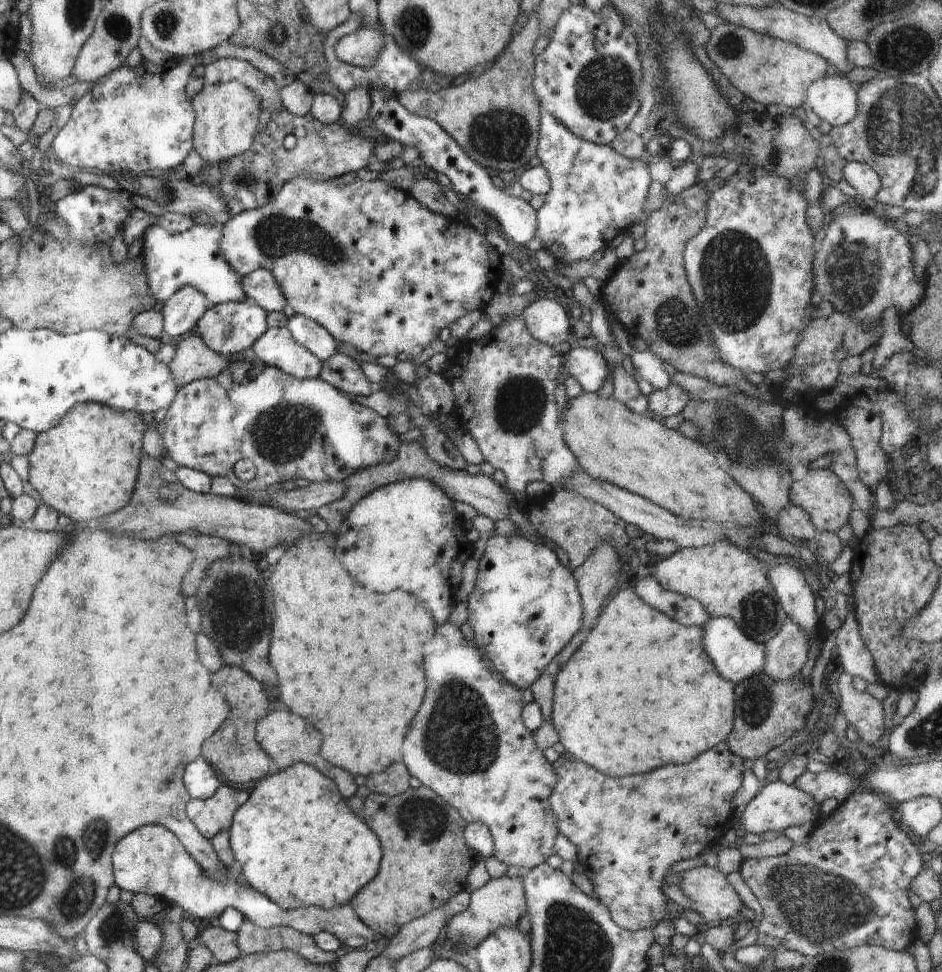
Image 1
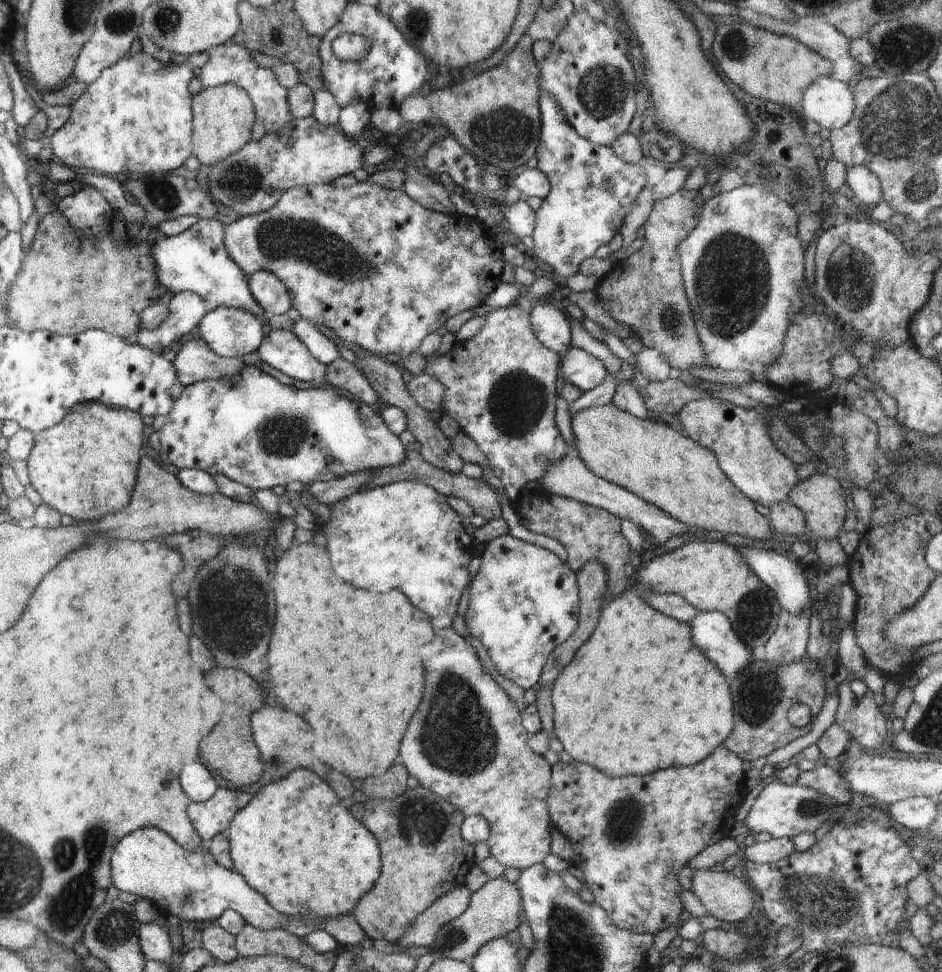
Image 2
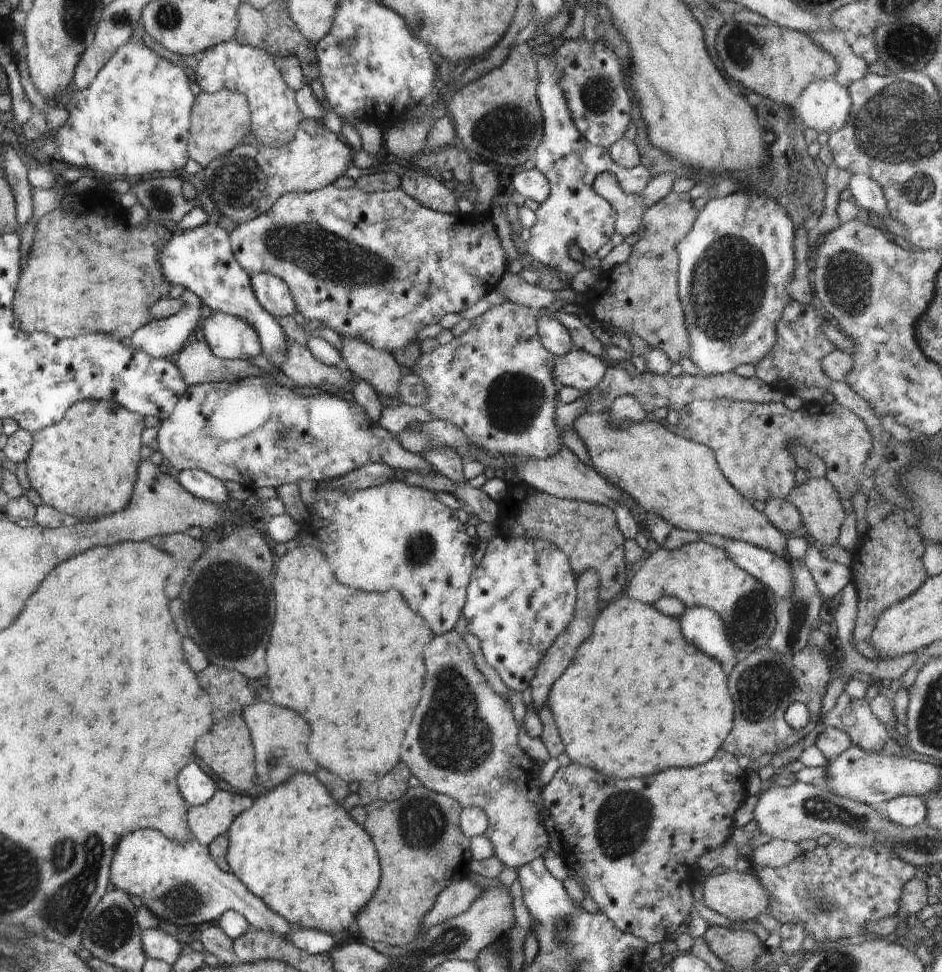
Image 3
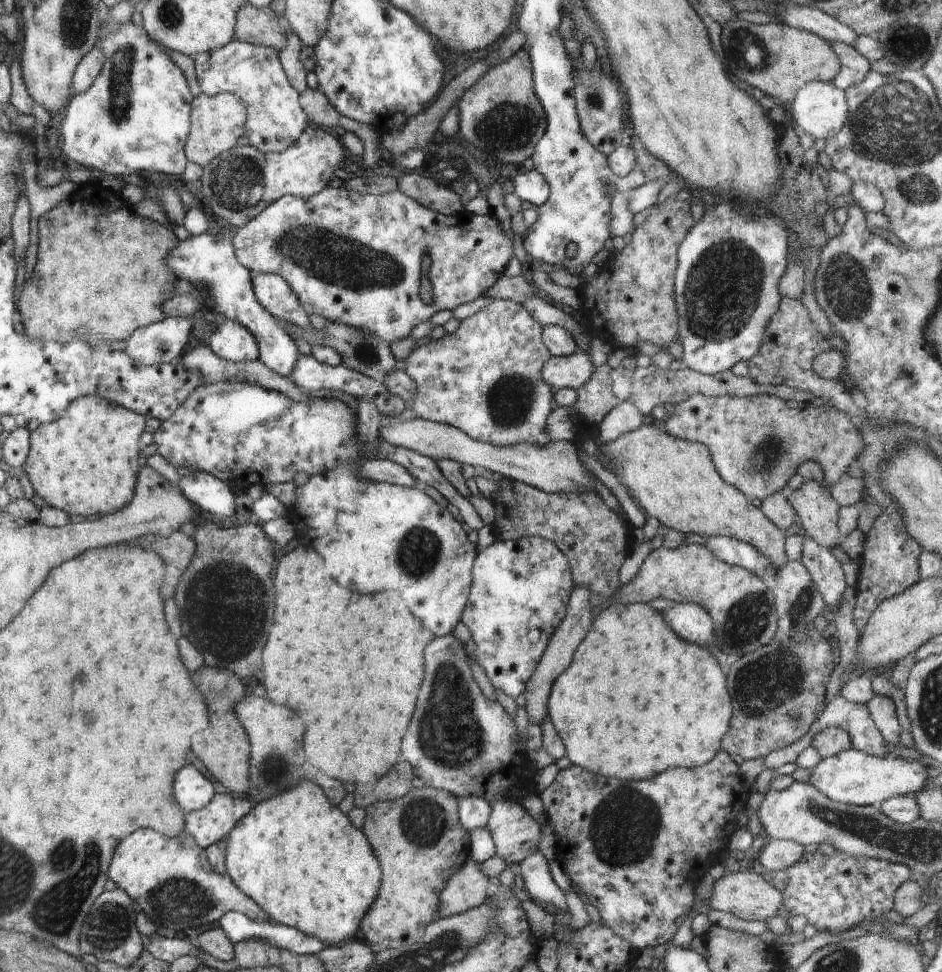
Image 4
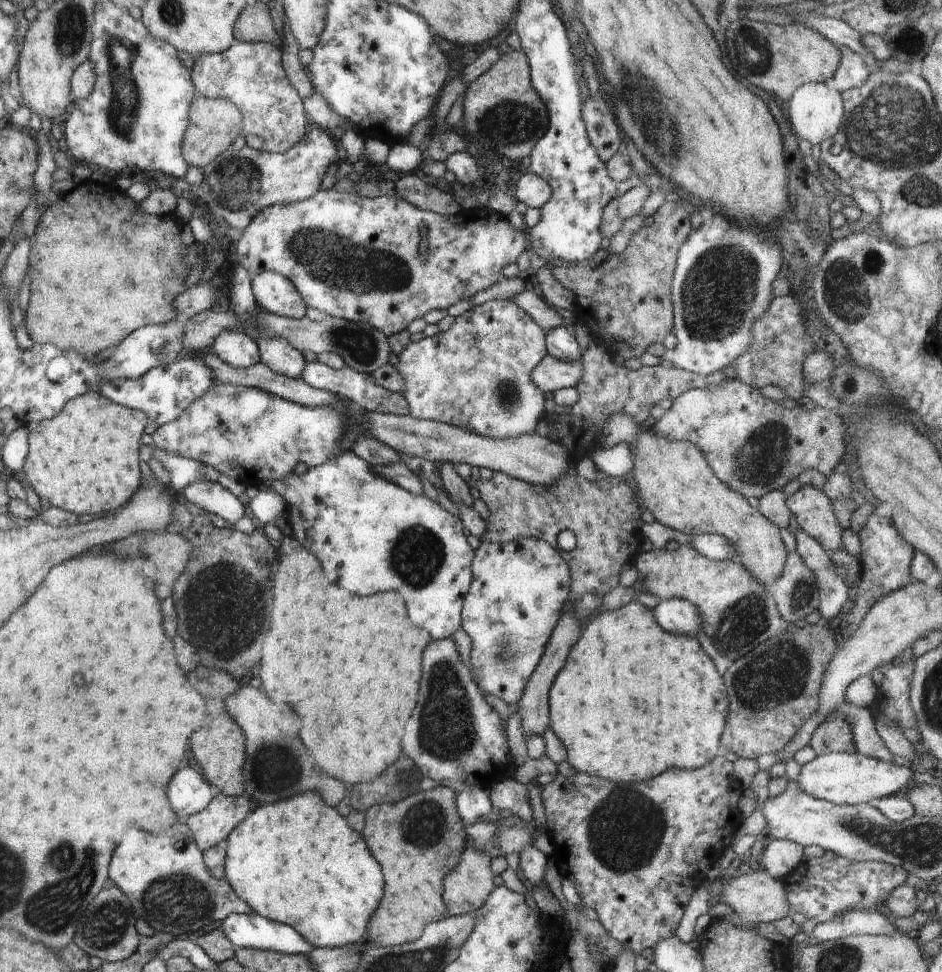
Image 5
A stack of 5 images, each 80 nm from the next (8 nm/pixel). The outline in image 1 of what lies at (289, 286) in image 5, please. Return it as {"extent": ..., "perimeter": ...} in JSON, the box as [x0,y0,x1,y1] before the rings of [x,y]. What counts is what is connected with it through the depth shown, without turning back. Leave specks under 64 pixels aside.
{"extent":[241,269,286,312],"perimeter":[[[256,269],[241,278],[246,298],[254,301],[262,310],[280,312],[286,306],[282,289],[268,269]]]}

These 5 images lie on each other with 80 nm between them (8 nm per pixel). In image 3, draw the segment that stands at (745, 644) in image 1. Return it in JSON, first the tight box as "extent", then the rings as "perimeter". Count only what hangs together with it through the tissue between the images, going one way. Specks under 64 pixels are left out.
{"extent":[678,607,736,664],"perimeter":[[[689,607],[678,618],[686,640],[706,654],[712,654],[720,664],[736,658],[725,624],[719,614],[706,607]]]}

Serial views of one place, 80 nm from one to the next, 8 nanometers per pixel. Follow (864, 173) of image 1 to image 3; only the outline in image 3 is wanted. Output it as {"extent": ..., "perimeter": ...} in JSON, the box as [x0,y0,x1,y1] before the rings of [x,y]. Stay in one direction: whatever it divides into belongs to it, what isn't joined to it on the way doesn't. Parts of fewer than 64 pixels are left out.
{"extent":[846,173,889,217],"perimeter":[[[852,173],[846,187],[852,194],[851,200],[869,216],[883,217],[889,214],[886,197],[876,179],[864,173]]]}

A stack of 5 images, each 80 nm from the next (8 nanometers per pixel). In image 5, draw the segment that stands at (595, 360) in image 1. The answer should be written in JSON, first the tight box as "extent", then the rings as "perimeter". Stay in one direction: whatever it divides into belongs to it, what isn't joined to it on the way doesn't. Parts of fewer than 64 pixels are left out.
{"extent":[531,354,583,397],"perimeter":[[[547,354],[534,367],[531,380],[549,397],[564,387],[578,386],[583,376],[581,359],[566,362]]]}

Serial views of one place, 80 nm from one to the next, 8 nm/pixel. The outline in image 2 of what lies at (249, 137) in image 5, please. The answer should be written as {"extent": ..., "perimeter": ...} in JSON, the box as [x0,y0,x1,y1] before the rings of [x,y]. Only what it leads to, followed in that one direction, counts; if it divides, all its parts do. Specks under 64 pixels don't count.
{"extent":[196,40,293,133],"perimeter":[[[232,40],[218,45],[214,50],[209,51],[209,59],[203,64],[196,80],[202,82],[204,89],[225,85],[226,83],[236,84],[242,87],[252,99],[255,115],[262,120],[266,133],[277,133],[283,131],[293,119],[289,111],[287,101],[287,90],[281,86],[270,69],[258,66],[253,59],[253,52],[238,46]]]}

